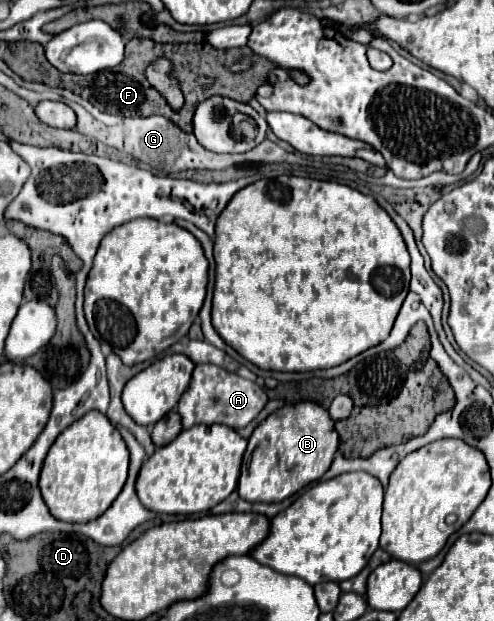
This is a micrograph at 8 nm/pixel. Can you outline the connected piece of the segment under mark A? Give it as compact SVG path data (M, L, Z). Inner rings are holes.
M197 364L191 376L191 386L179 400L179 414L183 420L183 428L191 428L193 424L225 424L231 426L233 430L241 430L261 412L265 402L267 394L255 382L245 380L239 374L219 368L215 364ZM211 410L213 410L213 422L211 422Z

